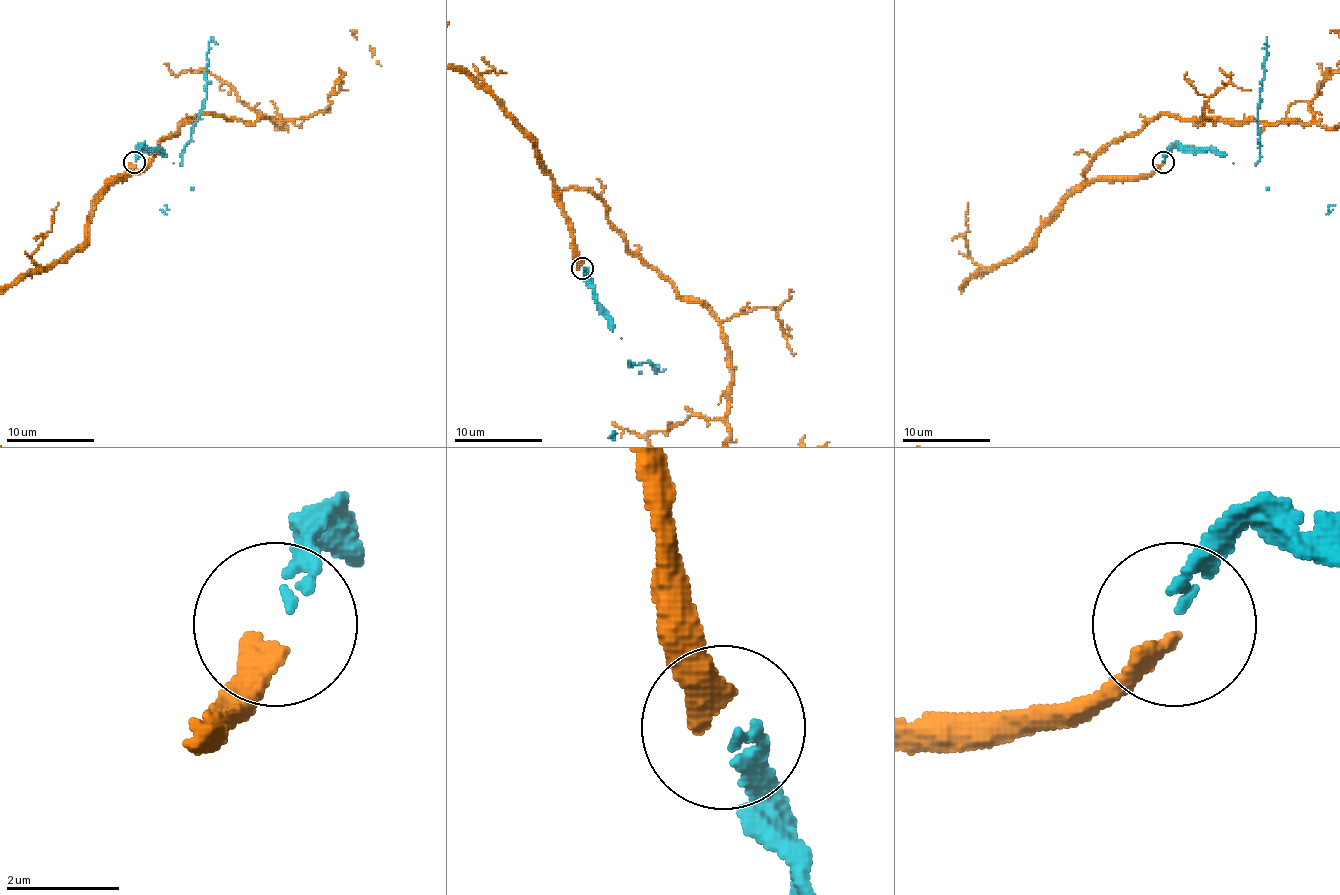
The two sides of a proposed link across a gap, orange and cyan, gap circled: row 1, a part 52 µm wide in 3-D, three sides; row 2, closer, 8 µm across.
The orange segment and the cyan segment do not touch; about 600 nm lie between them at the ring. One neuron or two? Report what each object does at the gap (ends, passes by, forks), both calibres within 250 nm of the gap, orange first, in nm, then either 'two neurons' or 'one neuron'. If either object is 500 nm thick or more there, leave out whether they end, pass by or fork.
orange ends there; cyan ends there; 360 nm thick on the orange side, 170 nm on the other; one neuron

